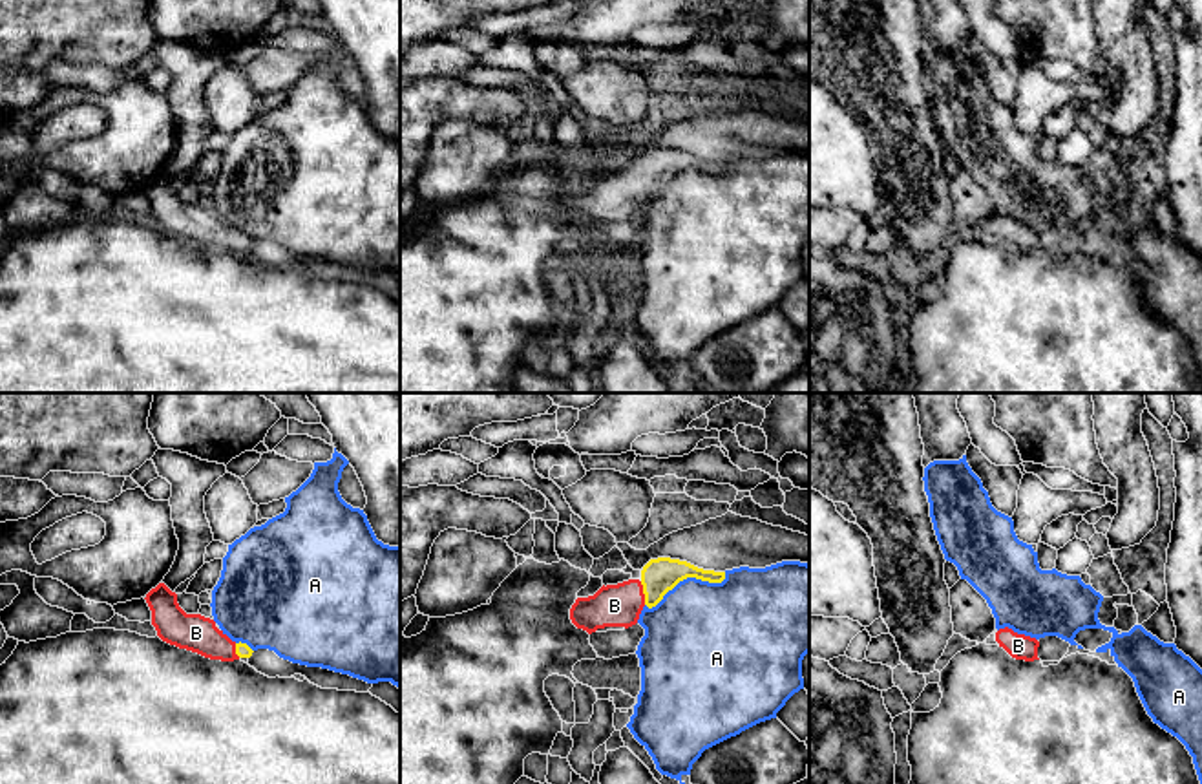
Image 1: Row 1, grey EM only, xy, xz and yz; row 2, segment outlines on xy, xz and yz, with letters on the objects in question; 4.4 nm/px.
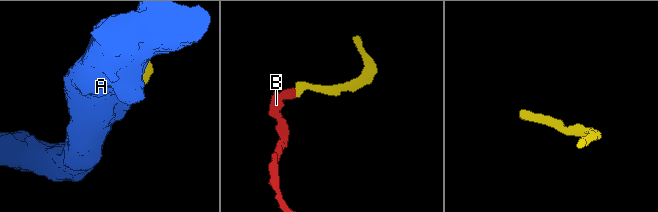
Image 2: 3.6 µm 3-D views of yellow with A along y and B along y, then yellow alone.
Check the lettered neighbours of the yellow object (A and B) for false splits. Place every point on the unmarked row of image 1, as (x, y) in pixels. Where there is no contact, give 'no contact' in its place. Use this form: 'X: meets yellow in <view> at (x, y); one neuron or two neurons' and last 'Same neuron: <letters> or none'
A: meets yellow in xz at (687, 167); two neurons
B: meets yellow in xz at (643, 183); one neuron
Same neuron: B

